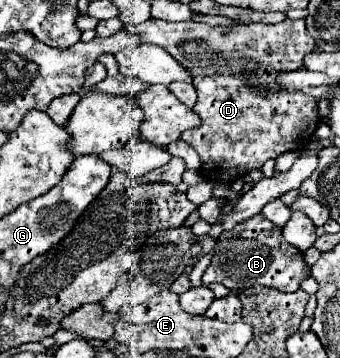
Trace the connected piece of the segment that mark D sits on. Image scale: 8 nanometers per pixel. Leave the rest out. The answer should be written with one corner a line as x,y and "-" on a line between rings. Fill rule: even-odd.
148,19
146,23
126,29
140,35
146,43
160,45
190,71
198,93
194,113
200,115
202,125
184,131
182,139
200,155
200,175
204,179
230,183
262,167
268,159
276,159
288,151
300,151
300,147
314,139
314,131
320,125
318,99
276,87
276,71
300,67
304,55
314,49
314,39
308,35
304,19
286,19
278,25
232,23
230,27
-
240,69
258,71
240,75

